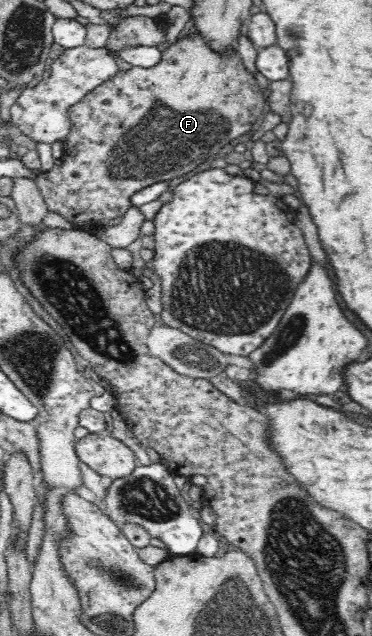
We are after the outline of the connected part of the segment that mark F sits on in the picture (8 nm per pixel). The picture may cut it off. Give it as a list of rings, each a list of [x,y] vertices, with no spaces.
[[[197,32],[196,34],[188,34],[183,38],[178,39],[173,44],[169,44],[165,50],[162,51],[161,62],[153,68],[140,69],[139,67],[132,67],[126,72],[119,72],[113,78],[97,85],[89,94],[86,94],[79,102],[69,106],[70,131],[63,141],[64,153],[61,156],[61,164],[55,165],[49,171],[41,171],[41,174],[36,178],[36,185],[43,195],[46,206],[49,212],[58,213],[71,222],[74,228],[84,230],[89,227],[91,229],[101,230],[103,226],[109,224],[109,220],[122,217],[125,212],[132,206],[130,196],[142,188],[150,184],[157,184],[157,181],[173,180],[177,176],[189,174],[191,170],[195,170],[199,164],[207,162],[212,156],[224,149],[228,142],[247,135],[250,130],[253,130],[253,124],[263,116],[267,102],[263,98],[263,91],[257,81],[255,81],[254,74],[245,69],[245,64],[238,54],[236,49],[227,49],[224,53],[217,53],[215,49],[209,47],[207,41],[203,39],[203,35]]]

